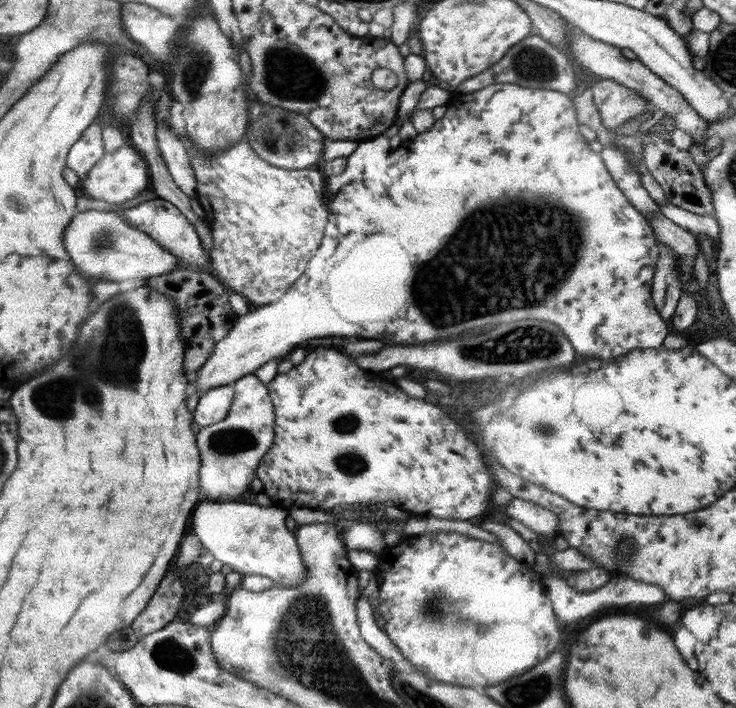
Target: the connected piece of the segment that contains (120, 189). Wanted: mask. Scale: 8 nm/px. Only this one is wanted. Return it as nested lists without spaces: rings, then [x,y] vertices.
[[[125,144],[114,152],[106,152],[88,172],[86,180],[80,183],[84,186],[86,196],[94,200],[104,200],[105,204],[122,204],[138,196],[140,192],[146,192],[148,172],[148,166],[142,155],[131,144]]]

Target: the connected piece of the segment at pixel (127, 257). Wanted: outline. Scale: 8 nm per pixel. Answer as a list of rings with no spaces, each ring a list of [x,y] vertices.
[[[87,210],[77,212],[65,228],[63,236],[66,252],[82,274],[96,280],[122,282],[162,276],[181,268],[177,256],[170,254],[145,232],[132,228],[119,212]]]

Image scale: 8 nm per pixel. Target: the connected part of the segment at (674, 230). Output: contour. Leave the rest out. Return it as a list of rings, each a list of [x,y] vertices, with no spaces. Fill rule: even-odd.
[[[662,213],[655,216],[649,225],[655,234],[655,239],[662,246],[669,246],[676,254],[684,257],[695,258],[699,251],[695,235],[681,226],[678,226],[673,220],[666,218]]]

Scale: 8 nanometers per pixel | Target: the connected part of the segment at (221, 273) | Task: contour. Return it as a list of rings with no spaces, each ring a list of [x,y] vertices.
[[[186,135],[180,136],[180,140],[190,152],[197,181],[196,199],[205,212],[204,221],[211,228],[213,247],[206,270],[224,286],[246,298],[253,307],[280,300],[290,285],[300,278],[308,260],[320,246],[328,218],[328,208],[322,208],[326,206],[326,176],[320,167],[290,170],[274,166],[260,158],[246,139],[209,155],[200,152]]]

